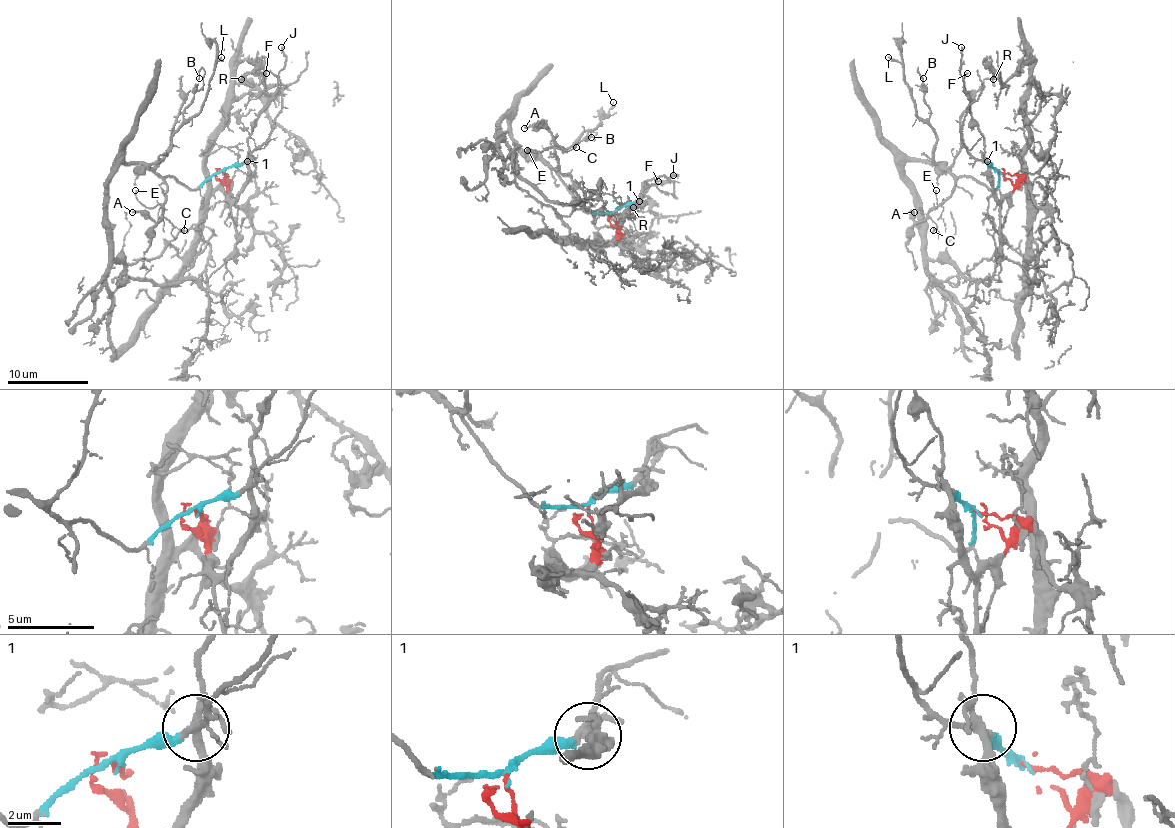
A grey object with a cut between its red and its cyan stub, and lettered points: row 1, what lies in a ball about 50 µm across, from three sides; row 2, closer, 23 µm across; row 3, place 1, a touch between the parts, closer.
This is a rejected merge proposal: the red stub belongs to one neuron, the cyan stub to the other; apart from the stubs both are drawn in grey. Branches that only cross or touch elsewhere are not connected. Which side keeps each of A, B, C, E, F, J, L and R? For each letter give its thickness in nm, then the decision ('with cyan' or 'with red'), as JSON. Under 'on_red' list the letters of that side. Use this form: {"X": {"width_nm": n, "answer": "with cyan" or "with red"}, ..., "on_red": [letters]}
{"A": {"width_nm": 180, "answer": "with cyan"}, "B": {"width_nm": 90, "answer": "with cyan"}, "C": {"width_nm": 130, "answer": "with cyan"}, "E": {"width_nm": 80, "answer": "with cyan"}, "F": {"width_nm": 130, "answer": "with red"}, "J": {"width_nm": 130, "answer": "with red"}, "L": {"width_nm": 130, "answer": "with cyan"}, "R": {"width_nm": 170, "answer": "with red"}, "on_red": ["F", "J", "R"]}

